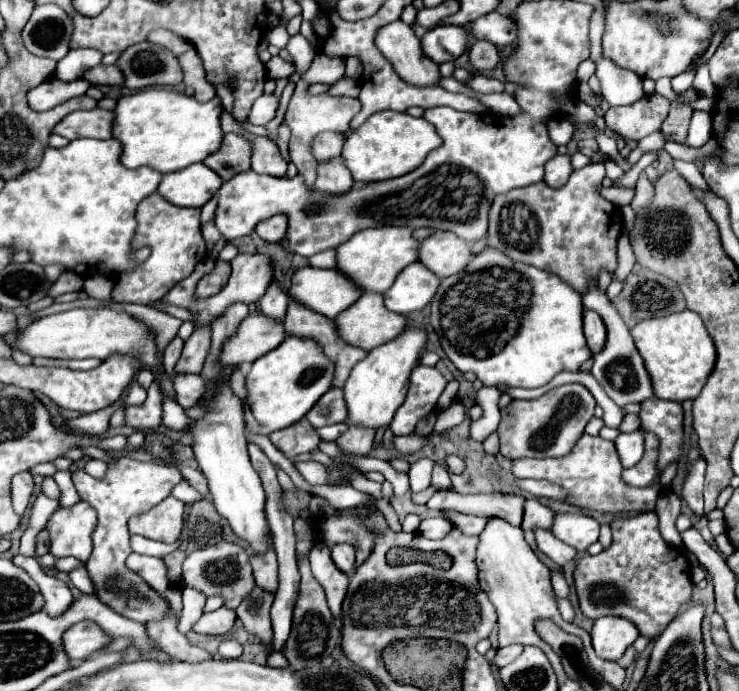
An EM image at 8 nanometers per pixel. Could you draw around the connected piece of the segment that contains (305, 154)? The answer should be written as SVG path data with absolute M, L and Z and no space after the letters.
M298 81L294 95L288 103L288 109L284 113L284 123L290 129L290 157L292 163L298 169L298 175L304 177L304 183L308 189L314 187L316 181L316 167L318 161L312 155L312 141L316 139L318 133L324 131L334 131L334 133L346 133L350 119L360 111L360 101L358 99L350 99L350 97L332 97L328 93L324 95L310 95L308 93L308 83L306 81Z

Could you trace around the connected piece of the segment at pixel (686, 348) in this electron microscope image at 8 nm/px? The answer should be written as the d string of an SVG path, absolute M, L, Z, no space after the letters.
M686 309L666 317L640 321L632 329L632 337L644 359L646 371L652 379L654 397L666 401L680 401L680 403L686 399L696 399L696 395L704 387L704 379L708 379L712 371L716 349L702 319L694 311Z

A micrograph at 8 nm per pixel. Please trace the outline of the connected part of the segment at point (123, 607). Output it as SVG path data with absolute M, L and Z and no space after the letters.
M118 457L116 463L110 465L108 475L104 479L98 481L90 477L86 471L76 471L72 473L72 481L76 485L80 499L90 503L90 507L96 509L98 515L98 523L92 533L94 551L86 563L90 579L98 591L98 599L112 607L116 613L136 619L140 623L162 619L166 613L172 613L168 601L162 595L156 595L156 591L152 591L136 573L128 571L124 561L132 553L128 519L132 515L150 511L156 503L170 495L172 487L182 481L182 473L178 471L178 467L162 461L142 463L128 457Z

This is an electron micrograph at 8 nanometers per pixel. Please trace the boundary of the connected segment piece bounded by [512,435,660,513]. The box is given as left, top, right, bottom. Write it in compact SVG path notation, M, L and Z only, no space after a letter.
M582 435L574 449L564 457L554 459L516 459L512 461L512 473L518 479L546 479L560 487L564 487L570 493L568 503L578 507L588 507L596 511L608 511L608 513L640 513L640 511L654 511L656 499L660 495L660 483L656 481L650 487L638 489L628 487L620 483L622 465L614 447L614 441L606 441L602 437Z

